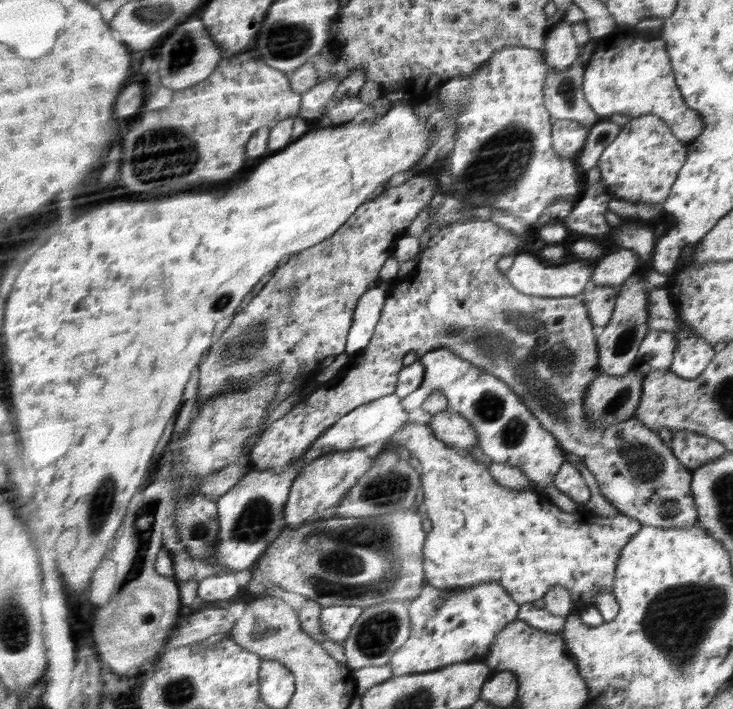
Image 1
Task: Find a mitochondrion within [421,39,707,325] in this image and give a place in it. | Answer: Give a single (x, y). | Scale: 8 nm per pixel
(501, 162)

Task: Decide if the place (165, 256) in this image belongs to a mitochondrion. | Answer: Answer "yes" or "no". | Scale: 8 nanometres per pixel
no

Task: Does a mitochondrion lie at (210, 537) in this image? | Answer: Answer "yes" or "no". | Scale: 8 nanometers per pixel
yes

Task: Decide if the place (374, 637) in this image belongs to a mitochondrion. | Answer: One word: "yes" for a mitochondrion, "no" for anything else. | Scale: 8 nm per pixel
yes

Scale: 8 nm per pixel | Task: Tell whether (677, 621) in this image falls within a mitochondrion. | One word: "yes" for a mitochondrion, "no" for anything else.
yes

